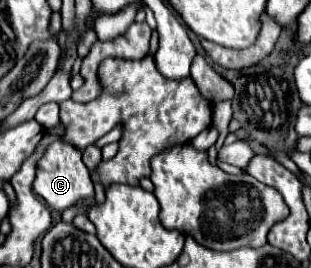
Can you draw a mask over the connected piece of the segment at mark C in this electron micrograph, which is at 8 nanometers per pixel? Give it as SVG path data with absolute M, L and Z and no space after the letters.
M62 139L52 141L36 165L36 179L32 189L48 203L48 207L56 211L64 211L72 207L78 199L94 197L94 185L90 179L90 171L82 163L82 151Z

